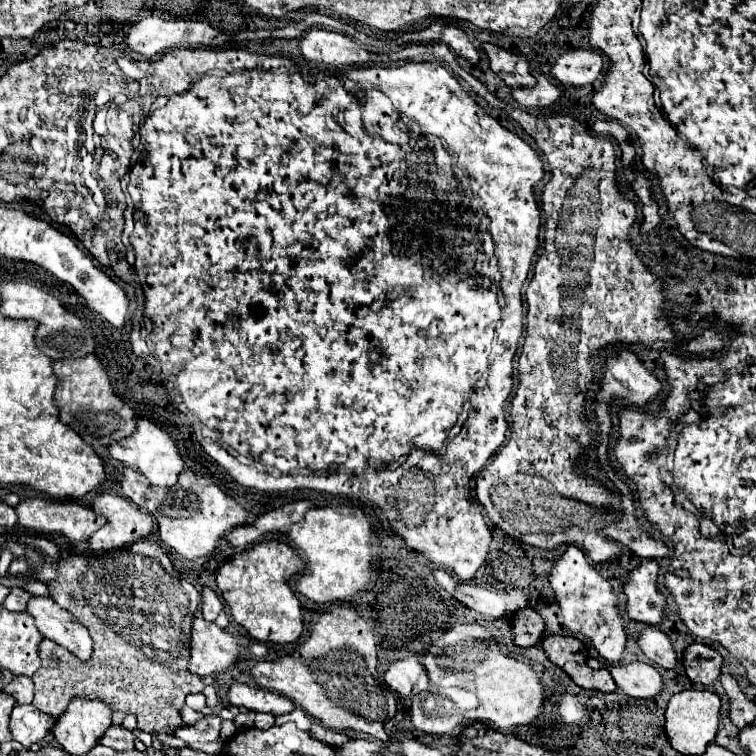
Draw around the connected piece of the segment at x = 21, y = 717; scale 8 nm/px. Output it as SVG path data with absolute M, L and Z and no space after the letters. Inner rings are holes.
M15 706L9 720L9 732L11 738L23 748L29 748L33 742L41 742L49 736L49 730L53 726L53 718L39 712L37 708L29 706Z

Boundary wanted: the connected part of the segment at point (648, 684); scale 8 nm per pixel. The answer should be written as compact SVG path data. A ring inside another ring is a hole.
M587 658L589 668L605 668L609 674L613 672L613 680L621 692L625 692L631 698L651 698L661 692L663 678L661 674L645 662L627 662L627 664L613 664L609 666L607 662L599 658Z

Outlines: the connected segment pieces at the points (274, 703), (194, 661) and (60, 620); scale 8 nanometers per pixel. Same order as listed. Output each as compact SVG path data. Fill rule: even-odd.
M235 682L229 688L227 700L229 700L229 706L247 708L247 710L253 710L253 712L269 712L273 716L287 714L287 712L291 712L295 708L291 704L291 700L287 700L285 696L281 696L277 692L253 688L253 686L239 684L239 682Z
M199 616L191 626L189 672L197 676L227 672L237 662L239 648L235 636Z
M33 596L27 602L27 612L33 616L37 630L53 640L55 644L67 648L79 660L89 660L93 652L93 642L89 630L77 622L67 610L59 608L49 596Z

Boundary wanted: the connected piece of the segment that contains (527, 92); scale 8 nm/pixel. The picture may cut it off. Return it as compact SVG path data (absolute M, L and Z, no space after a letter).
M534 74L537 84L533 88L515 88L511 92L511 96L525 108L545 108L549 104L553 104L559 96L561 96L561 88L557 88L551 80L547 80L541 74Z

